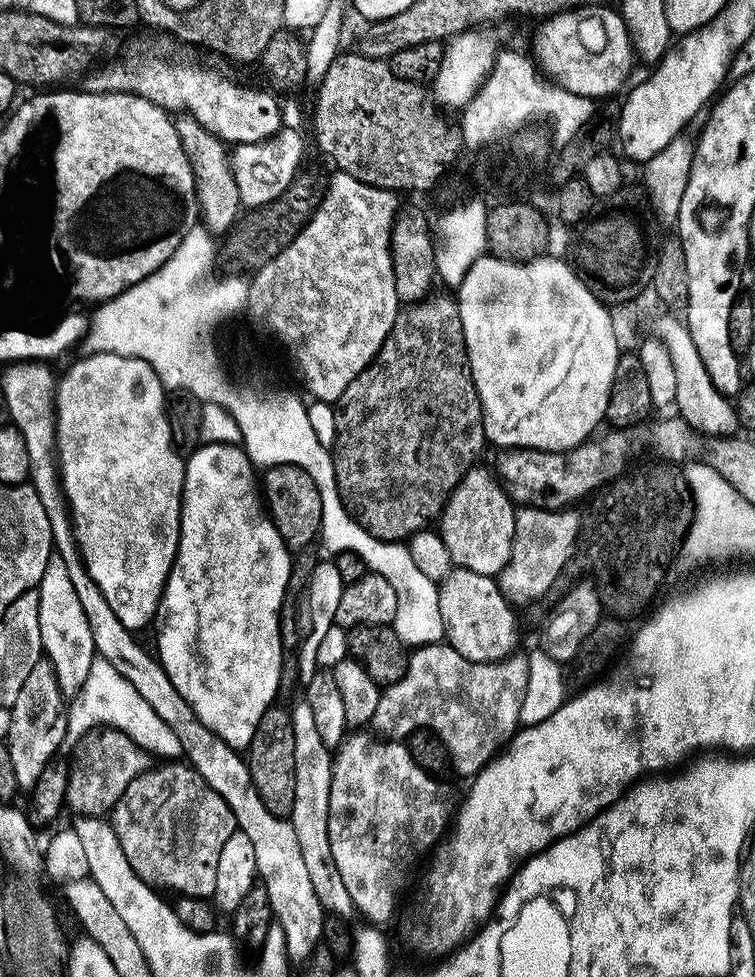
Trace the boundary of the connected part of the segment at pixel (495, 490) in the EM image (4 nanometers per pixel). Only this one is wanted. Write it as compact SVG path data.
M483 466L468 471L464 481L448 500L438 531L457 569L496 578L512 558L518 508L509 496L508 489L493 473L492 476Z

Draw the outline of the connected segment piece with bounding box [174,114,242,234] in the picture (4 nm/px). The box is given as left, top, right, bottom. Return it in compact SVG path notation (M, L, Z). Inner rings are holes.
M177 115L174 123L178 130L178 138L182 138L184 149L192 160L192 169L196 174L196 193L200 199L200 215L203 225L215 233L229 233L242 216L238 182L232 169L229 145L190 115Z

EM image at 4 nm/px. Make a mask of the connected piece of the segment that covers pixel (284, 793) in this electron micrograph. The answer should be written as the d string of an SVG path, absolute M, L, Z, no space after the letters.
M280 707L269 708L262 722L258 722L254 742L246 750L246 763L262 802L266 802L266 810L288 818L296 812L296 739L291 711Z

